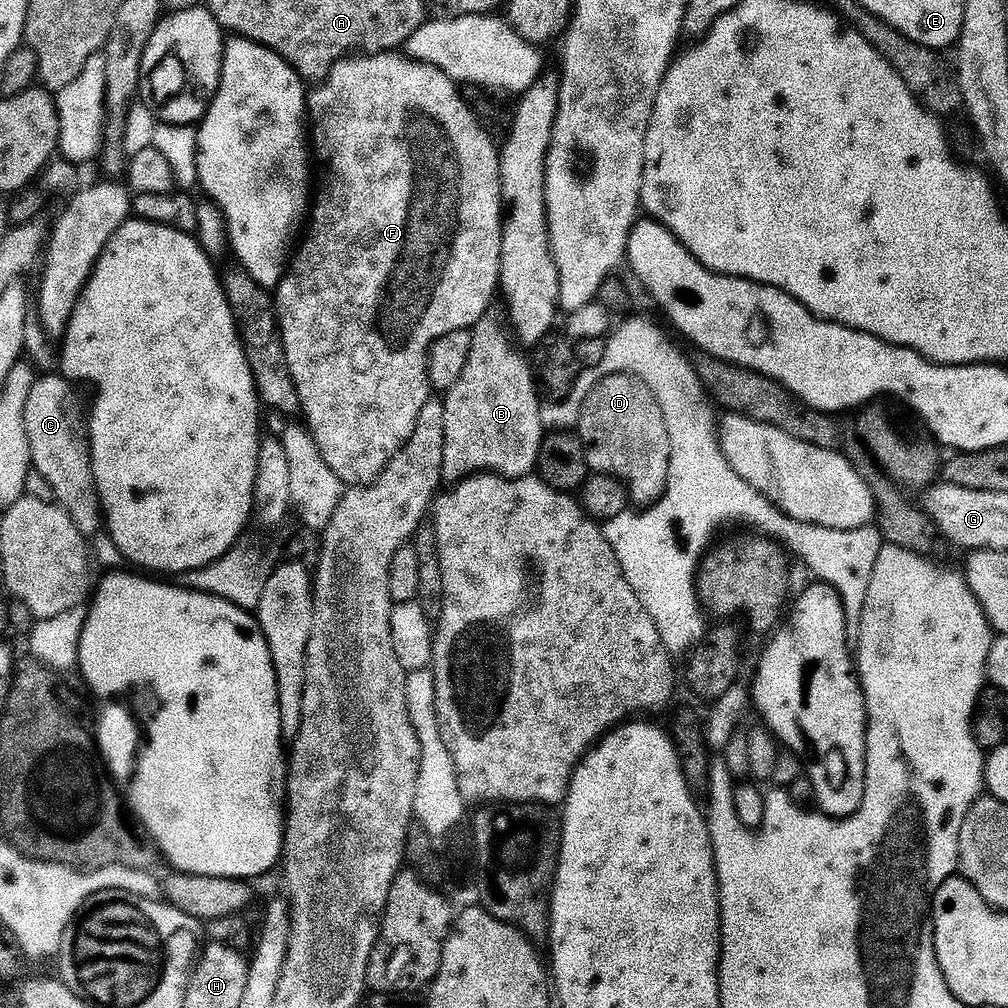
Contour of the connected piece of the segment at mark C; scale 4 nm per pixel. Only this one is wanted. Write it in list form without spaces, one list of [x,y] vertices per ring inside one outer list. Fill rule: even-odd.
[[[56,372],[35,377],[23,407],[23,425],[26,427],[33,469],[46,478],[53,490],[54,500],[65,509],[79,532],[93,536],[101,529],[103,509],[93,477],[84,413],[73,388],[71,381]]]

